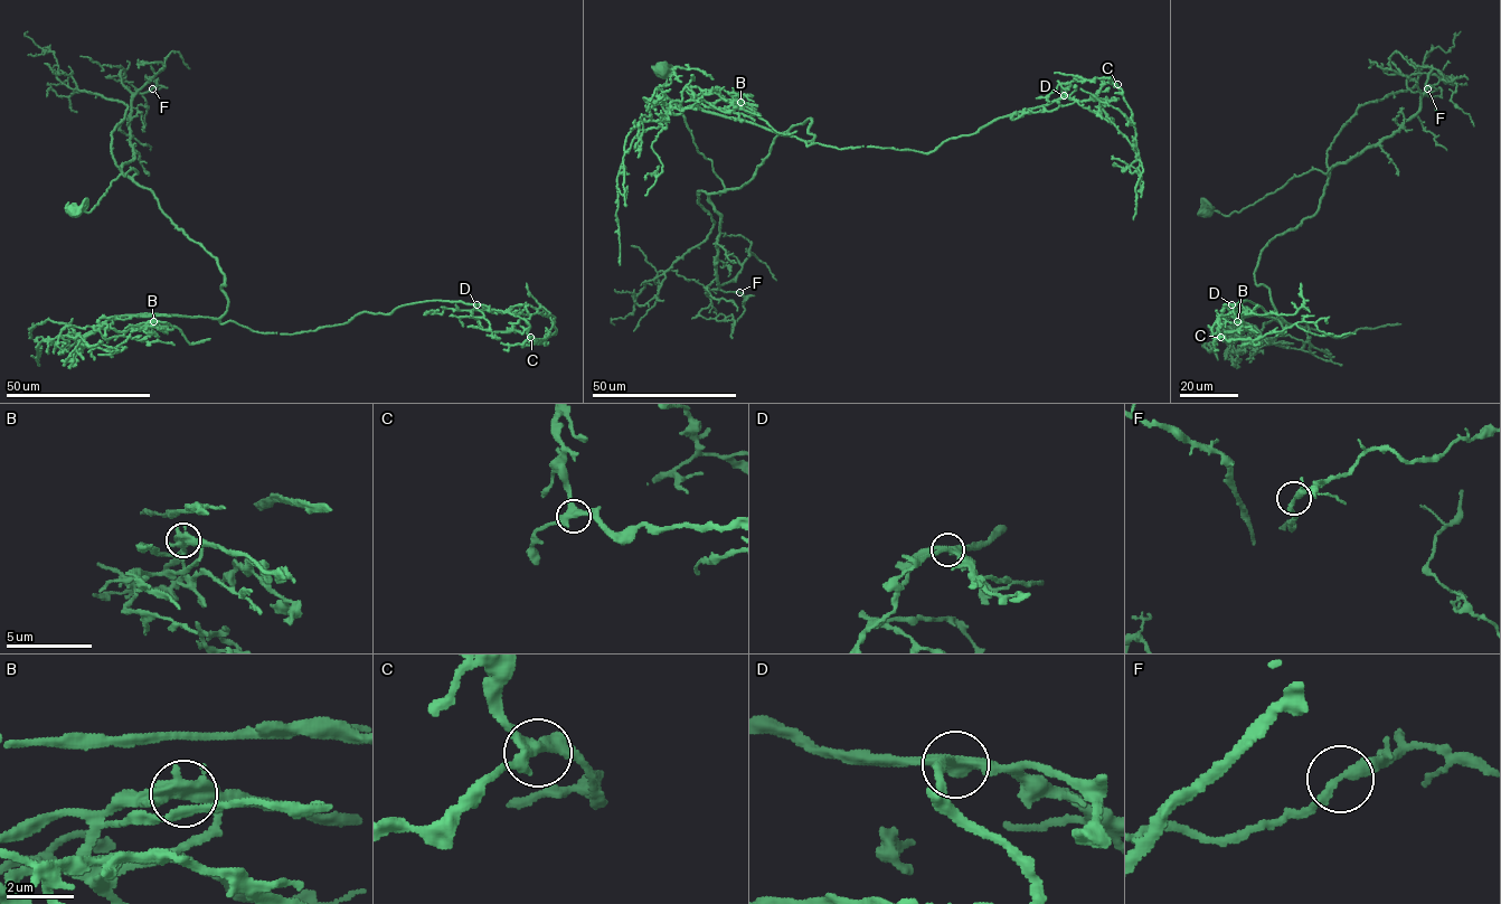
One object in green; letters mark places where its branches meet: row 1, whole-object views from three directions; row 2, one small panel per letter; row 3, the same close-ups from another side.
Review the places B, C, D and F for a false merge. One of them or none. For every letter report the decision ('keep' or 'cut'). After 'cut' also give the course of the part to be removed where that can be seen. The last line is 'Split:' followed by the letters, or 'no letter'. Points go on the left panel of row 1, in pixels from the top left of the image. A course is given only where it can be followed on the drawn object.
B: cut; course (153, 320), (176, 327), (190, 344), (209, 338)
C: keep
D: keep
F: keep
Split: B

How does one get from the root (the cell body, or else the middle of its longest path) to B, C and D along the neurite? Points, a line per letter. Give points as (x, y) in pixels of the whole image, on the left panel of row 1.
B: (74, 210), (88, 212), (134, 169), (159, 208), (216, 260), (223, 314), (113, 316), (110, 327), (153, 320)
C: (74, 210), (134, 169), (216, 260), (222, 323), (295, 333), (441, 300), (509, 312), (530, 337)
D: (74, 210), (134, 169), (216, 260), (220, 322), (262, 332), (477, 304)

